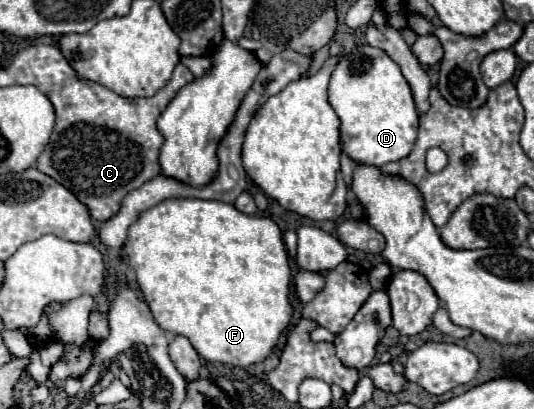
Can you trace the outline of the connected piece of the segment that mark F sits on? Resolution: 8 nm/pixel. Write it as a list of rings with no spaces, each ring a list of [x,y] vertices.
[[[168,198],[138,214],[122,248],[154,320],[166,332],[186,336],[200,358],[232,366],[262,362],[290,322],[290,266],[280,228],[264,216],[248,216],[232,204],[200,198]]]

